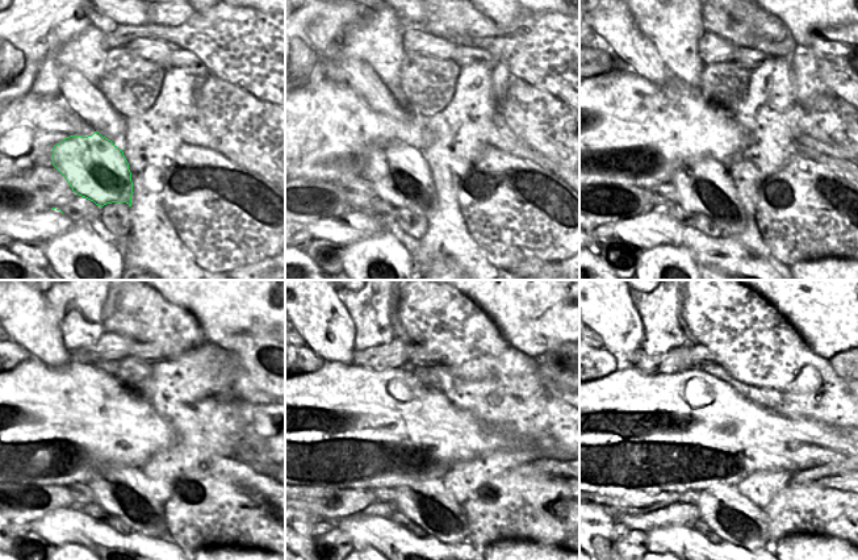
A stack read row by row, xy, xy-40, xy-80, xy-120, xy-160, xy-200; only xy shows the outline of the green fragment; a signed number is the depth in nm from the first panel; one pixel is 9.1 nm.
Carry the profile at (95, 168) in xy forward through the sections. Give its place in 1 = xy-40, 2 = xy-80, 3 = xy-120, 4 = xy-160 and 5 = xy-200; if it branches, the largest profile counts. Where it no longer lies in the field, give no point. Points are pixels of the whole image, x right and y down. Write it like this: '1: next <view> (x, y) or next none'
1: next xy-40 (398, 172)
2: next xy-80 (704, 187)
3: next xy-120 (125, 493)
4: next xy-160 (427, 504)
5: next xy-200 (733, 518)

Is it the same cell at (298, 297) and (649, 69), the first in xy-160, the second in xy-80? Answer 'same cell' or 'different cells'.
same cell

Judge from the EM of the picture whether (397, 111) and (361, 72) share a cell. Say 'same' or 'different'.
same

